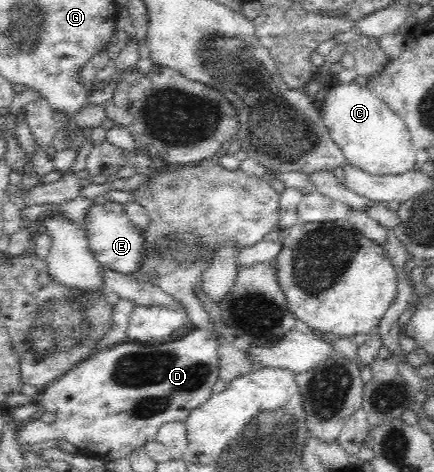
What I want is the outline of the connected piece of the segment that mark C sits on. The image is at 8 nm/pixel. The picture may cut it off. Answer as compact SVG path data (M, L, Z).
M356 82L325 86L326 98L322 104L325 127L331 139L343 151L348 164L368 175L400 175L415 170L416 151L406 123L368 86Z

